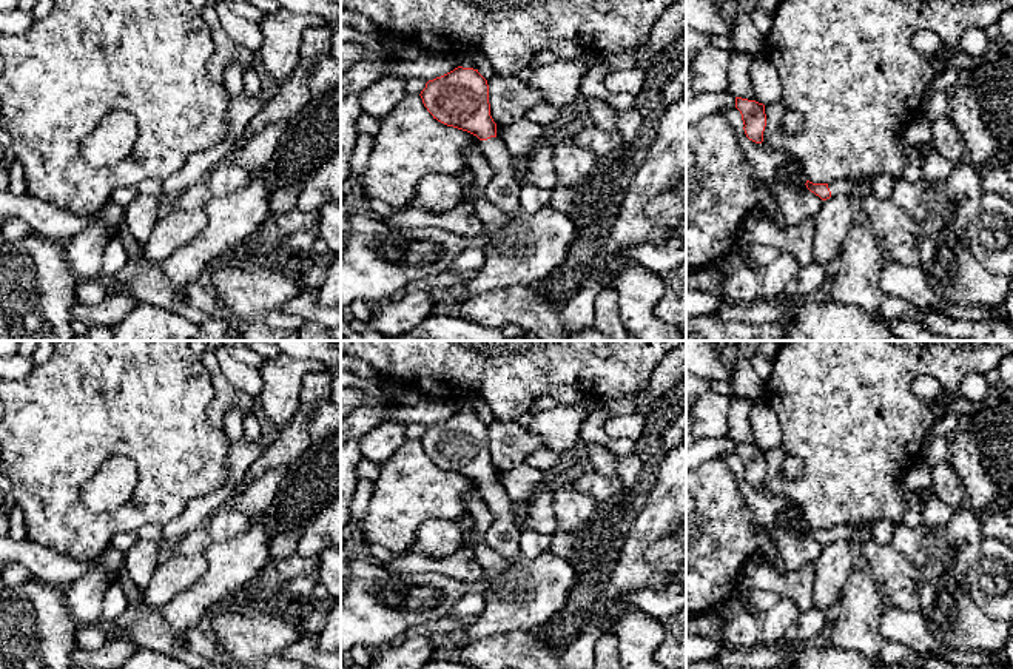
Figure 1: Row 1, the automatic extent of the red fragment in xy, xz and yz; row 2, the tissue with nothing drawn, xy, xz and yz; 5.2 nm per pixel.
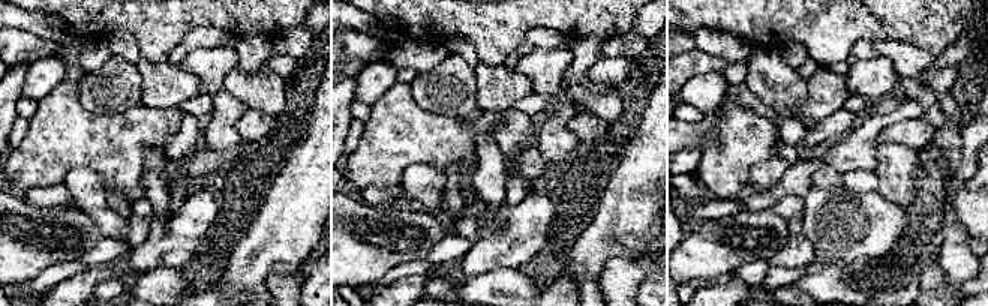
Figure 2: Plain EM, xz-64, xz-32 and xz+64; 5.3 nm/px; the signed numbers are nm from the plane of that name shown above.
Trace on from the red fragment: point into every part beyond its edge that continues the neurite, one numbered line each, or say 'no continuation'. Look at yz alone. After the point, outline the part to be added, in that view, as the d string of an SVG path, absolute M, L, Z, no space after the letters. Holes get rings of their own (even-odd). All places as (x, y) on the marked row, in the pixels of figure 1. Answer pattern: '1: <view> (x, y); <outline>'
1: yz (881, 187); M874 177L871 180L837 180L828 183L831 196L845 194L850 196L860 183L867 182L871 188L870 196L874 196L879 200L891 199L891 193L897 179L894 177Z

